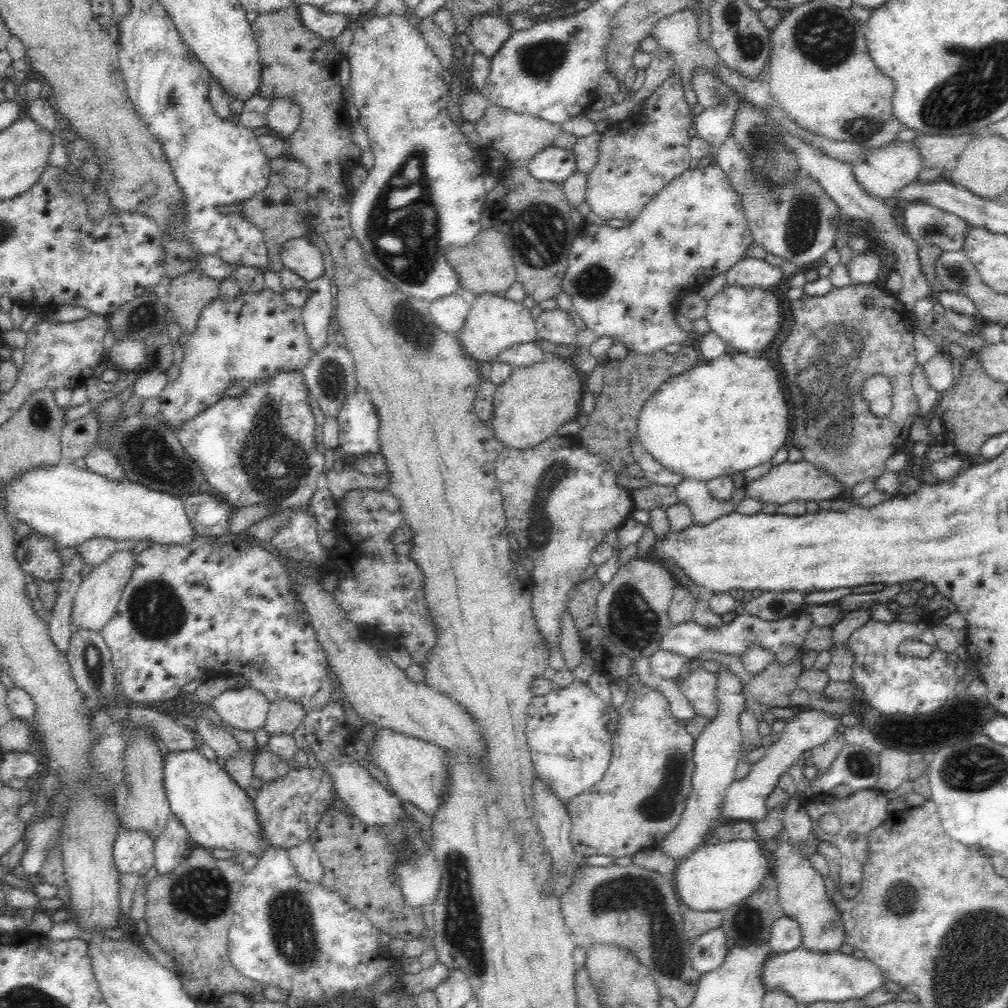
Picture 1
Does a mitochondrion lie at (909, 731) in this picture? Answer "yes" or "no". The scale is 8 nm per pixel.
no

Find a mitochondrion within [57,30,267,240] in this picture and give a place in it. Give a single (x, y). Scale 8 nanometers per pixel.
(171, 97)

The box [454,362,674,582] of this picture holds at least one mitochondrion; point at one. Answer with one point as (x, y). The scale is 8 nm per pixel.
(556, 472)

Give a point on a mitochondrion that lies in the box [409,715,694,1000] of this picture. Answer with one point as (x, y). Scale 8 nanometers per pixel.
(626, 891)

